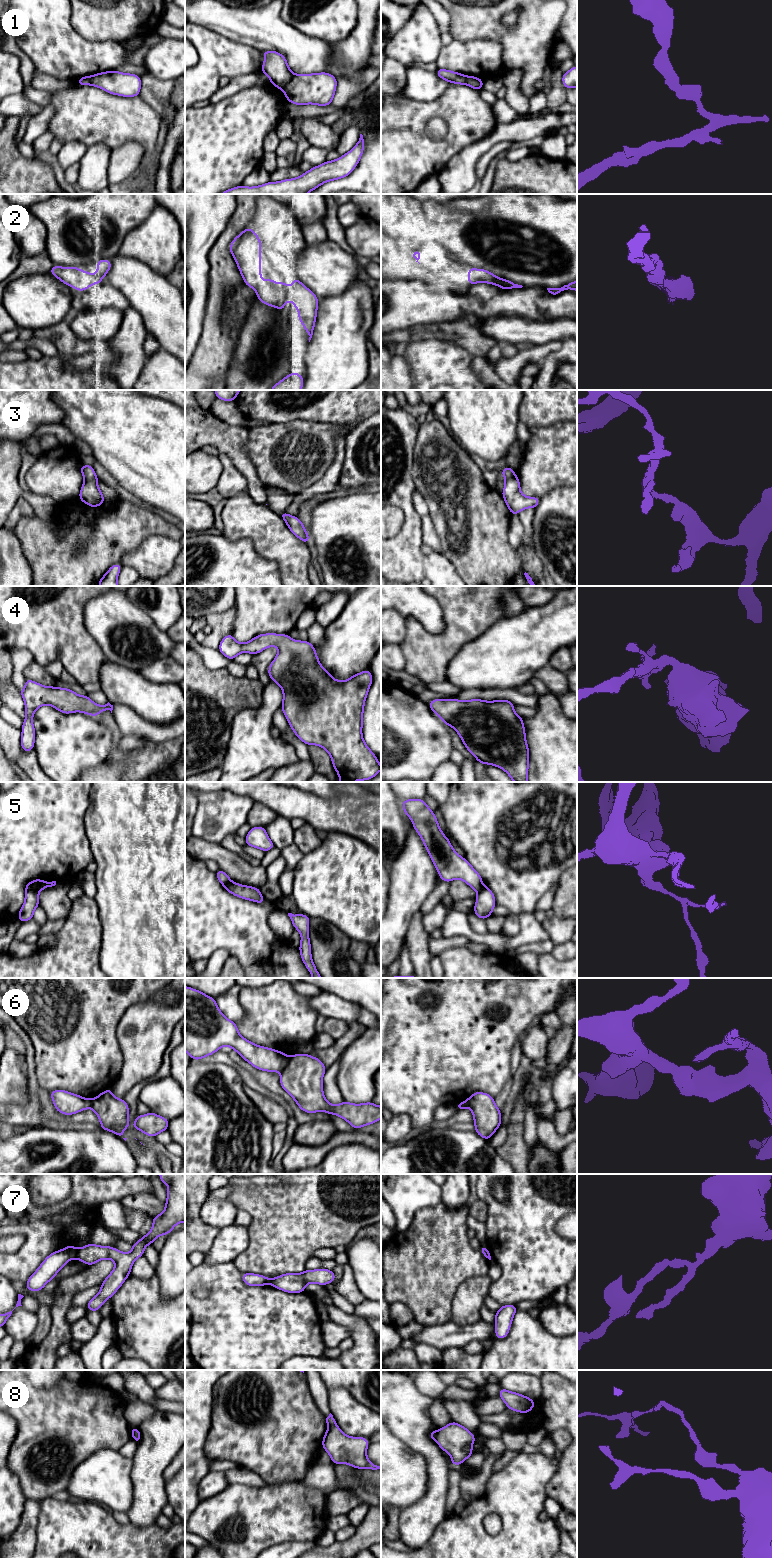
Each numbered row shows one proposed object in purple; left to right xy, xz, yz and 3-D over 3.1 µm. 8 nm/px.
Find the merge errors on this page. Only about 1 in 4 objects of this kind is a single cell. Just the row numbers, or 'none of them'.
1, 3, 5, 6, 7, 8

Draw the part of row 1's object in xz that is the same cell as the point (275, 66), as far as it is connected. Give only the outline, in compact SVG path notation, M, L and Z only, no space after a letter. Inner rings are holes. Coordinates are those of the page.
M261 51L265 61L261 72L265 73L272 85L282 89L293 77L286 58L277 51Z

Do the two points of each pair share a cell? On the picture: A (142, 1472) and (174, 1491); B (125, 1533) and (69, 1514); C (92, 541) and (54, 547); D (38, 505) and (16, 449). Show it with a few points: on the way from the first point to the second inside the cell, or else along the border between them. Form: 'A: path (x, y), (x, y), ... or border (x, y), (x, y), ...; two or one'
A: border (165, 1482), (167, 1502); two
B: path (111, 1533), (91, 1533), (83, 1528); one
C: path (83, 547), (63, 547); one
D: path (23, 493), (11, 483), (11, 464); one

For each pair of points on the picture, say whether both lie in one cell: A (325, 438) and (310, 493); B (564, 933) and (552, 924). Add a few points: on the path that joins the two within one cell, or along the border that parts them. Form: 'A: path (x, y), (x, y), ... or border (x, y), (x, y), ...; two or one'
A: border (328, 468), (318, 480), (294, 496); two
B: path (561, 930), (555, 926); one

